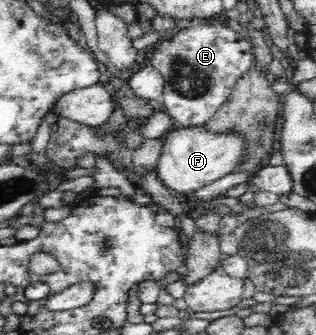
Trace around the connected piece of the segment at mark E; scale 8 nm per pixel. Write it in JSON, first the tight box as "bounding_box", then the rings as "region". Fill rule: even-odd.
{"bounding_box":[147,21,254,127],"region":[[[192,21],[192,25],[176,32],[172,37],[161,39],[148,55],[147,62],[160,71],[165,80],[160,99],[171,116],[175,127],[203,126],[211,121],[214,113],[224,104],[232,86],[250,67],[254,67],[253,48],[242,33],[219,22]]]}

